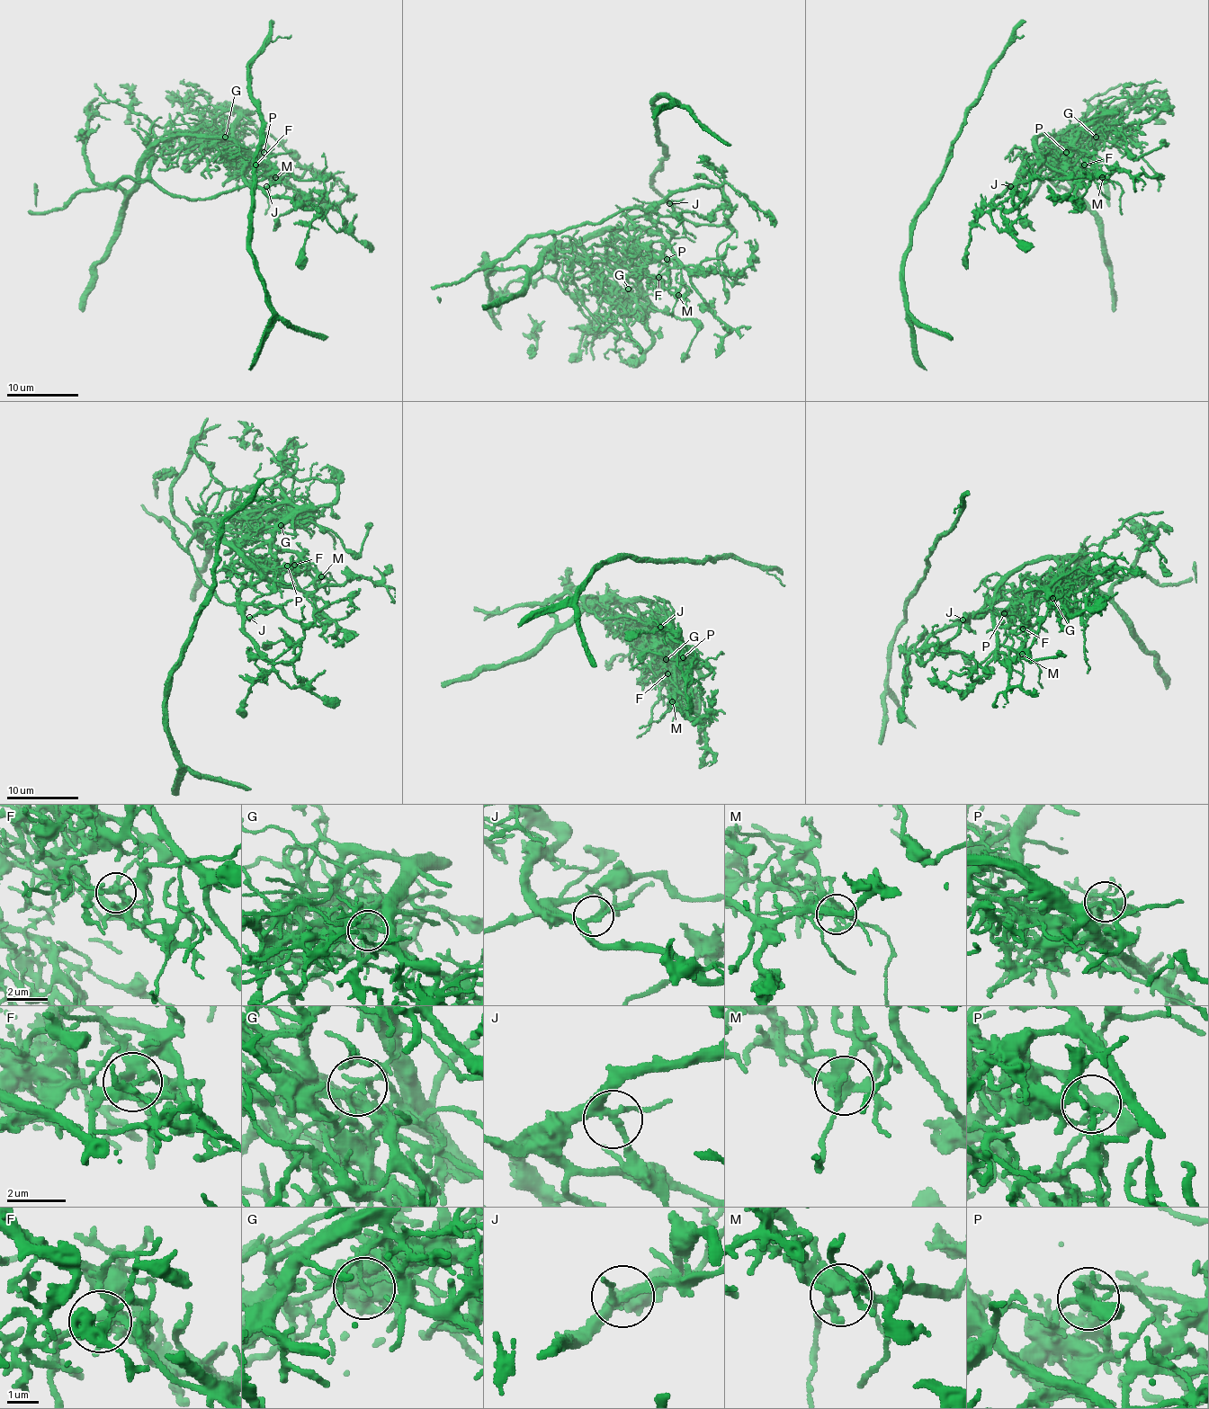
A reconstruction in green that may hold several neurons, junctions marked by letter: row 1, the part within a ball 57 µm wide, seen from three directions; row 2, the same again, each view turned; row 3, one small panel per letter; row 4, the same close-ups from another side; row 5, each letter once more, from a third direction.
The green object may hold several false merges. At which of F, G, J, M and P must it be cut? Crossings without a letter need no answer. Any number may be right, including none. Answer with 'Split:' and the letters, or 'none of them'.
Split: G, P

